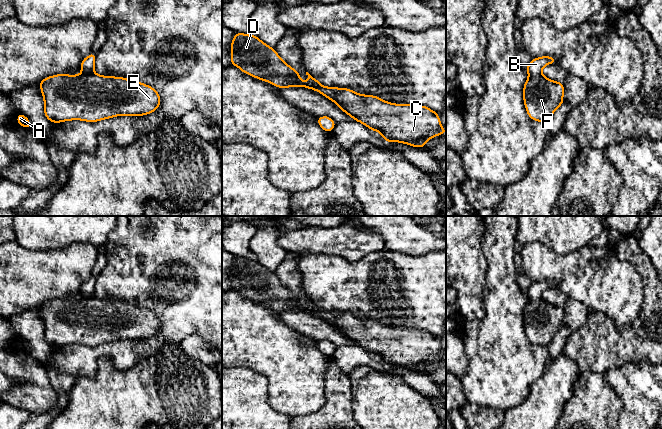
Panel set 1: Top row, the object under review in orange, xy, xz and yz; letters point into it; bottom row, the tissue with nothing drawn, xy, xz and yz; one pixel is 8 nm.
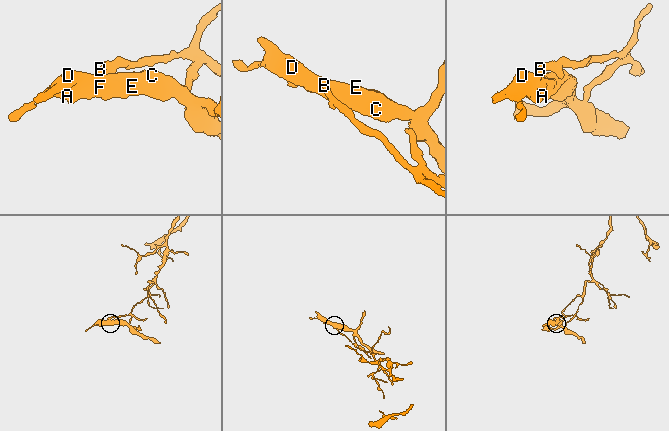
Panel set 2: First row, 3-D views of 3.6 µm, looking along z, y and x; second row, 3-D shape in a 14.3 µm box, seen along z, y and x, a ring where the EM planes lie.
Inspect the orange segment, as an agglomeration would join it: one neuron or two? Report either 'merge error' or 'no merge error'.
merge error

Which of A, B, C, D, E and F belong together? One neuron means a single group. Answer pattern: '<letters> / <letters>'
A C D E F / B

